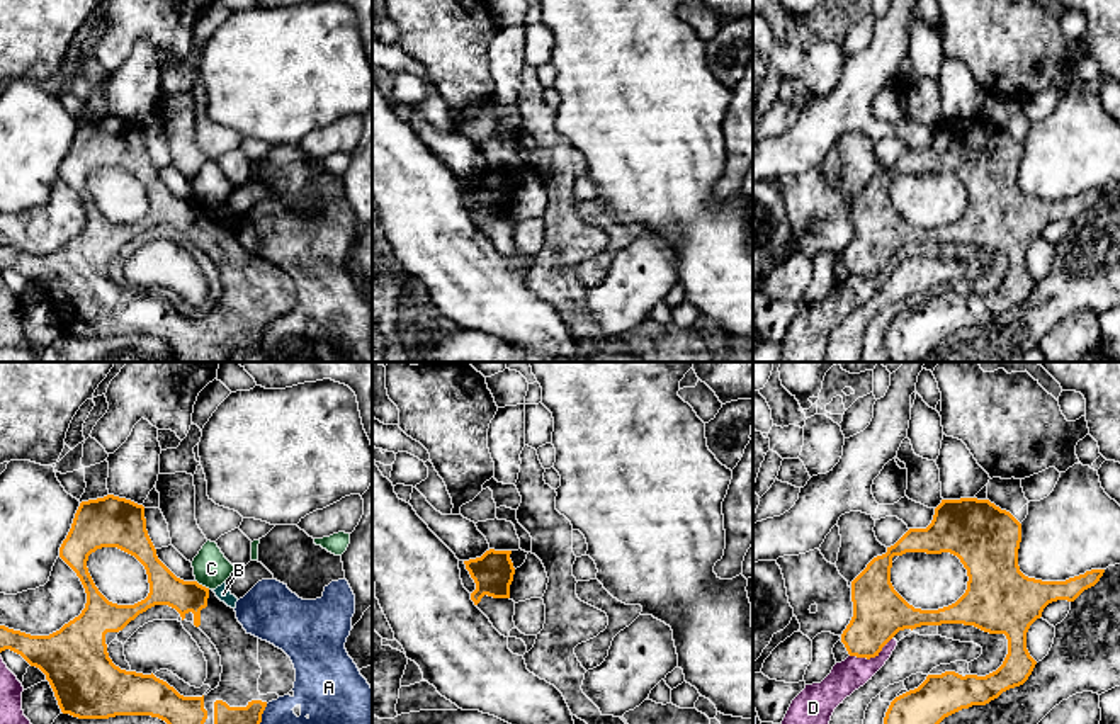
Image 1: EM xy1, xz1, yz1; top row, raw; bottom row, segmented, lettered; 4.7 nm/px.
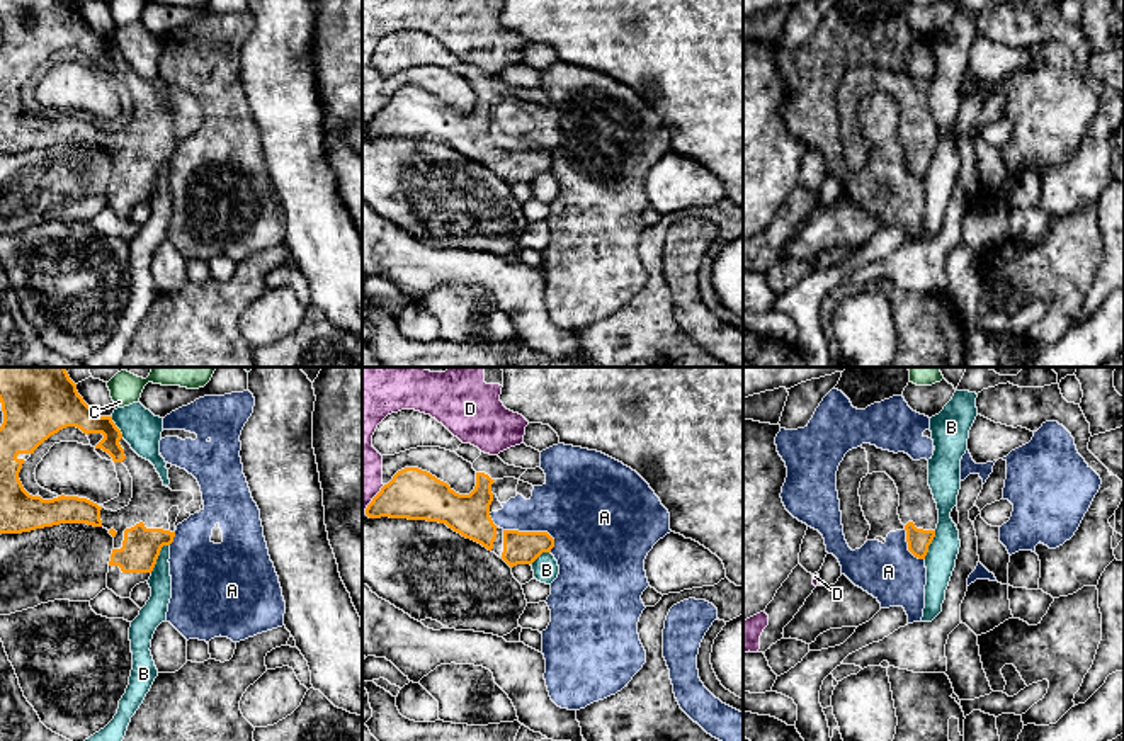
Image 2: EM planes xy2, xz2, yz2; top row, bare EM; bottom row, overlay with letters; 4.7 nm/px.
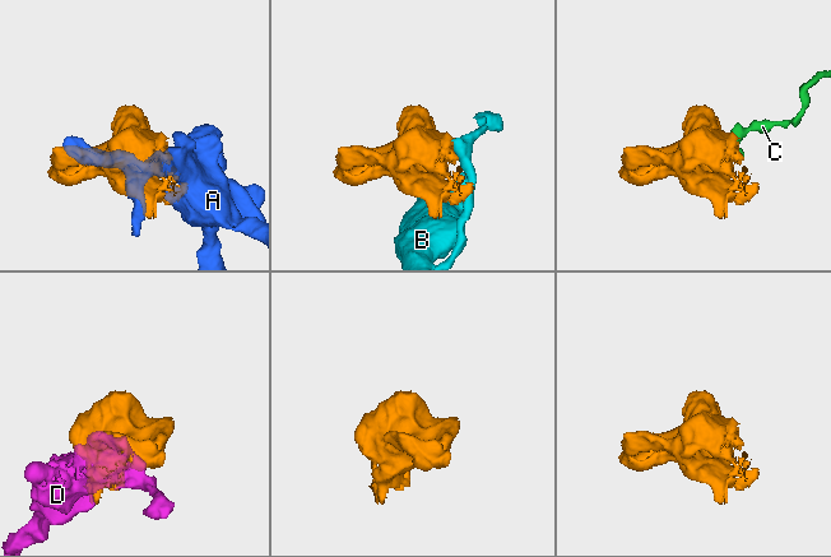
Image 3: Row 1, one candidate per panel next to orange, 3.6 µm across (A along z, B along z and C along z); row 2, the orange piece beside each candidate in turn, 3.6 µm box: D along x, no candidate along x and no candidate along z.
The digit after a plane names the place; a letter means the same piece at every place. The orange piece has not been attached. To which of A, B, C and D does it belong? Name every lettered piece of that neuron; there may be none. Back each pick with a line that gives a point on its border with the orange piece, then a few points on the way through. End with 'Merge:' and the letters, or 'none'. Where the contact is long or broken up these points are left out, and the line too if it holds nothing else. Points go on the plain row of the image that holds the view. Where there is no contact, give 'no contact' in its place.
Merge: none

